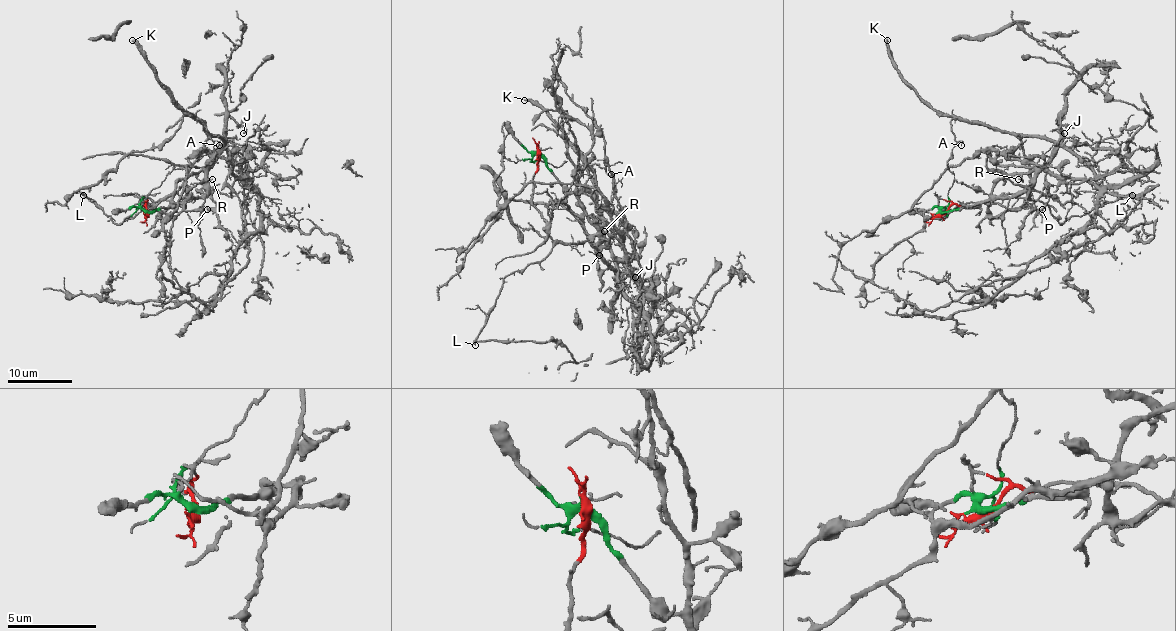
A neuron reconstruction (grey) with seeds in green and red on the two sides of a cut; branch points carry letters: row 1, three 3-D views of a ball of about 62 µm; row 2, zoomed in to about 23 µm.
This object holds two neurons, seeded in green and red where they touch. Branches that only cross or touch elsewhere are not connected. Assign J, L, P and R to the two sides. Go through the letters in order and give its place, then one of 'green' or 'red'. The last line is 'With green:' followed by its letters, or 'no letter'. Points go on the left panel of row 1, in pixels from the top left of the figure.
J: (243, 133) | green
L: (83, 195) | red
P: (207, 209) | green
R: (212, 179) | green
With green: J, P, R

